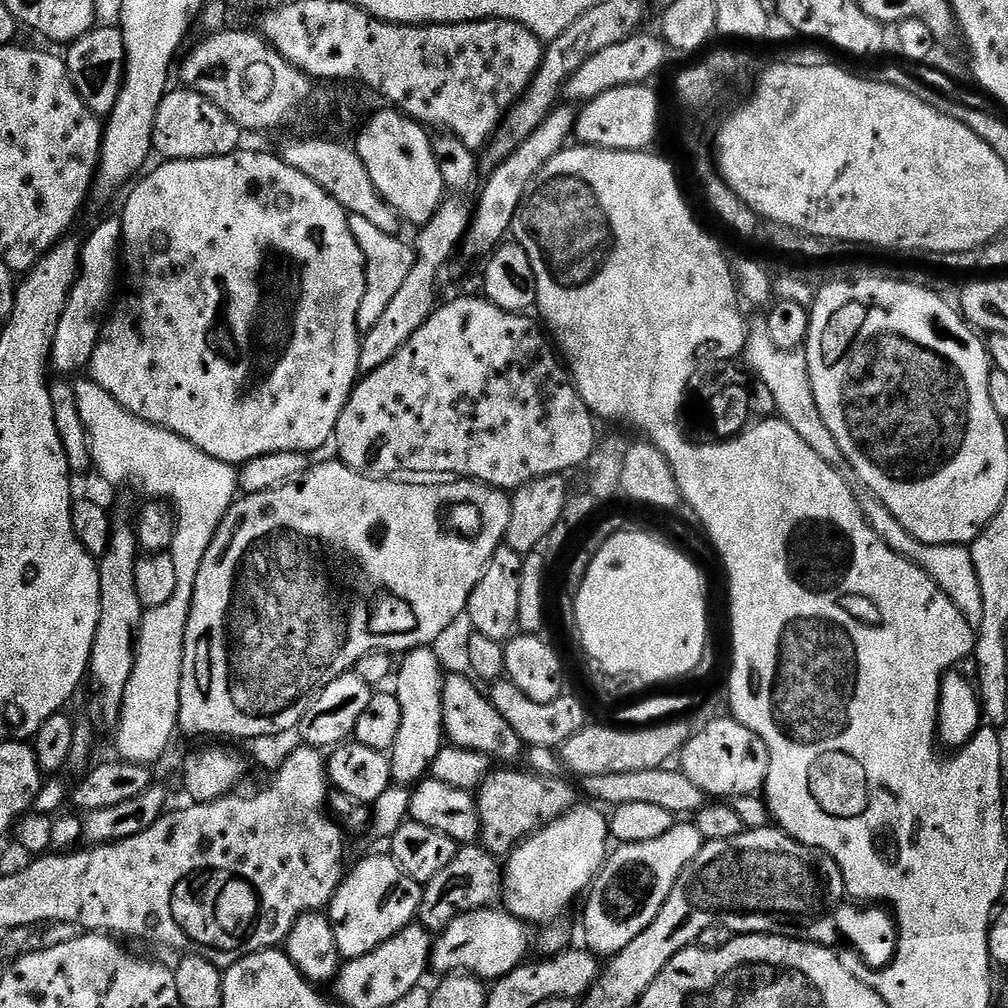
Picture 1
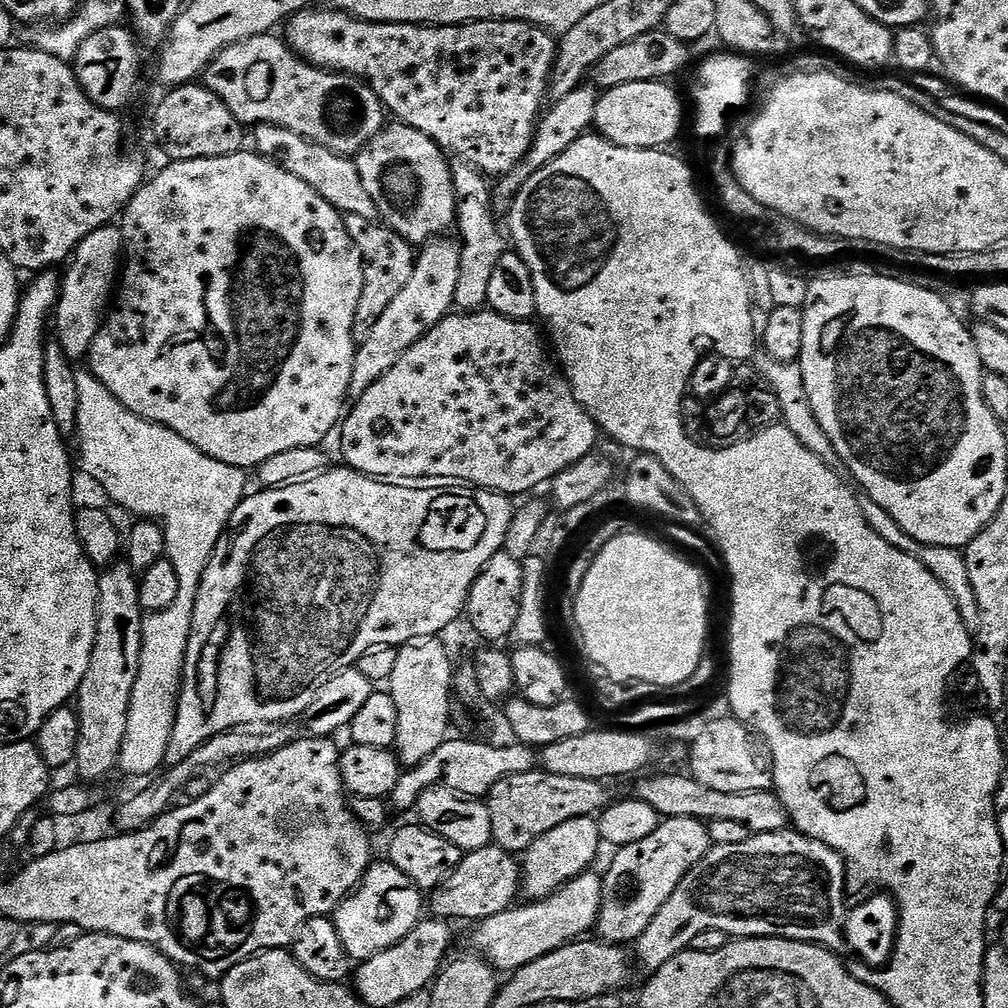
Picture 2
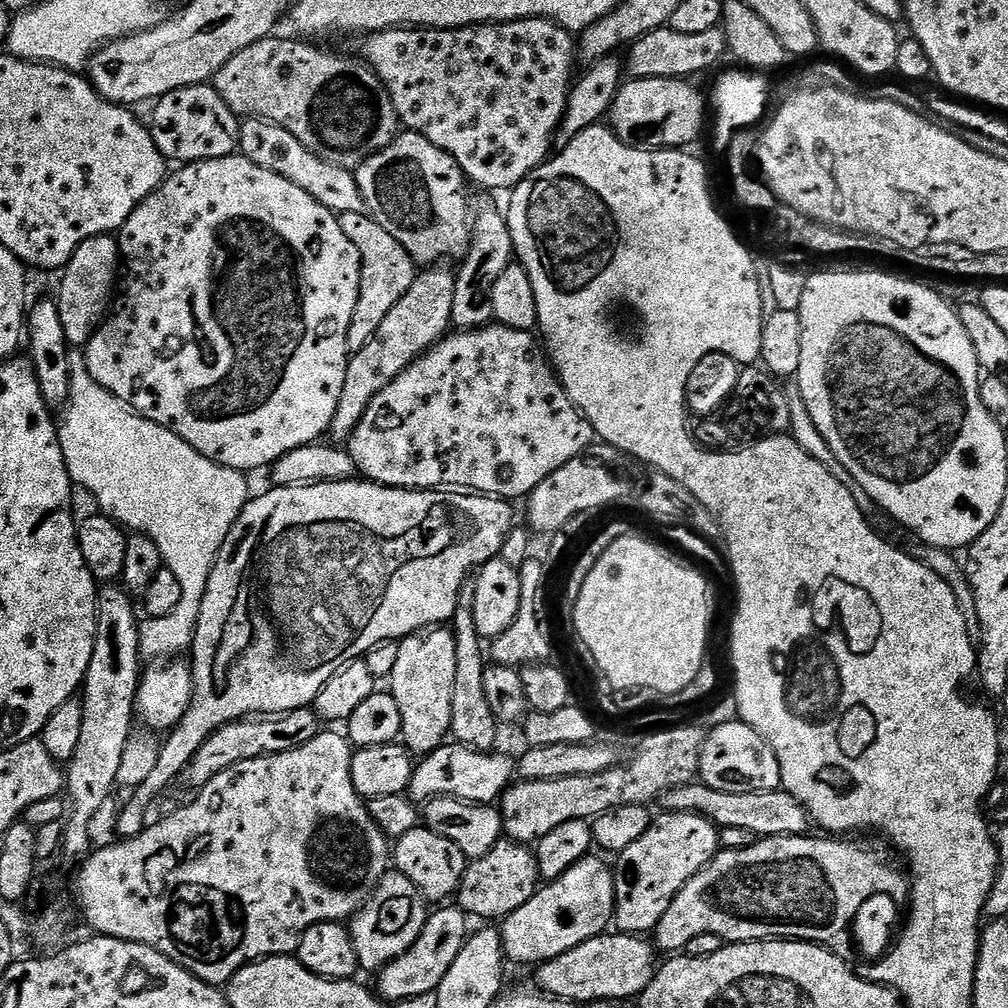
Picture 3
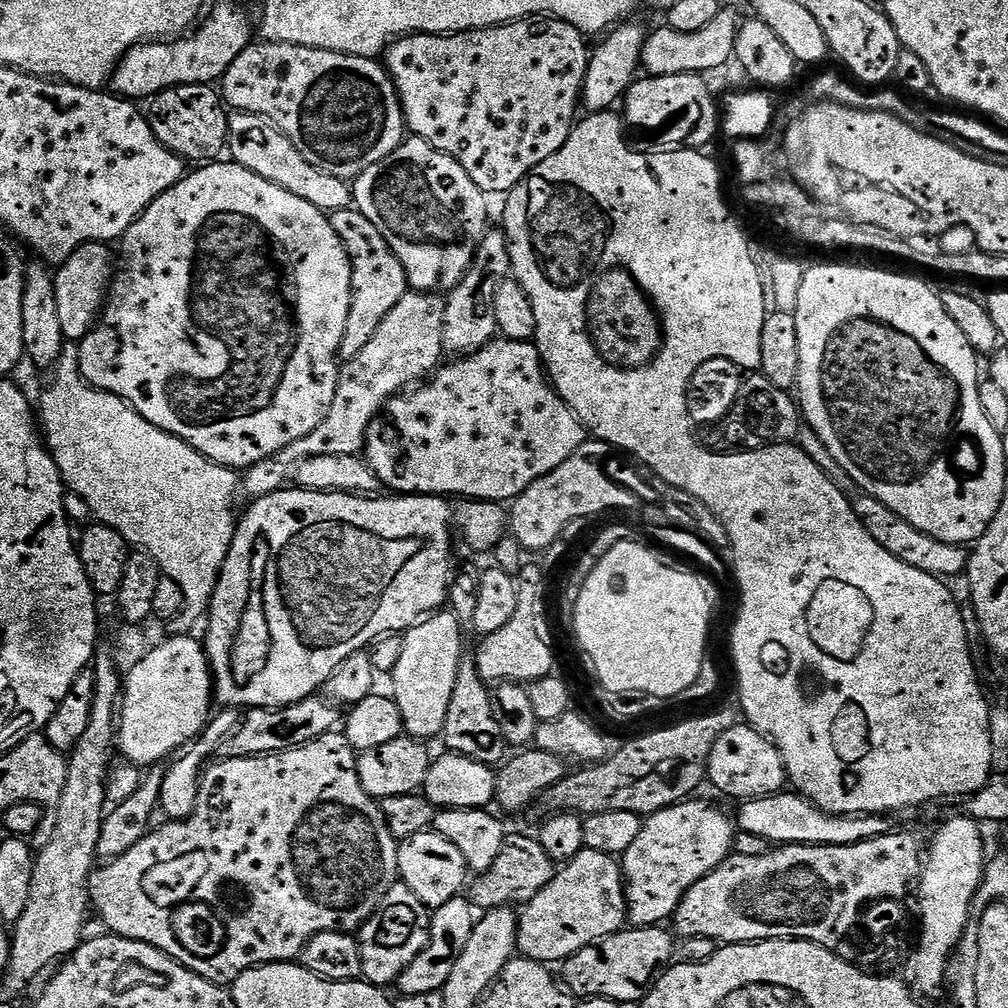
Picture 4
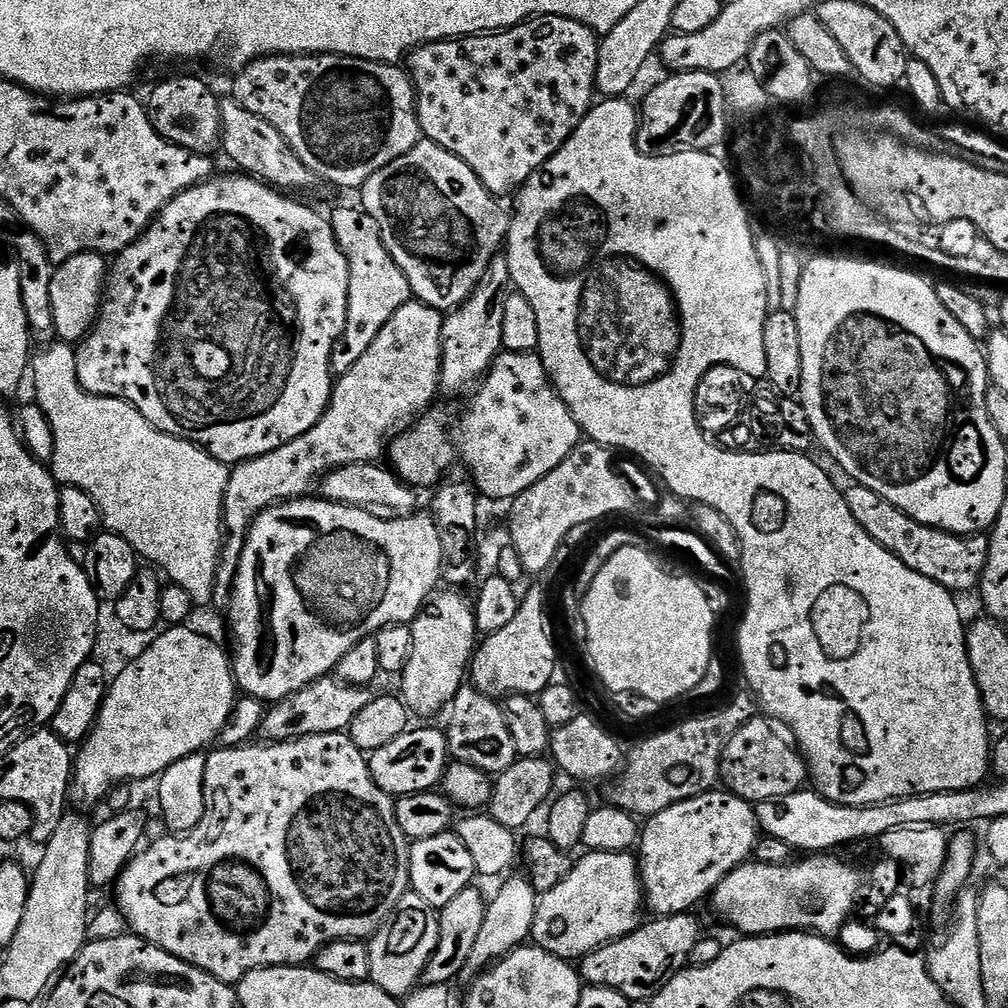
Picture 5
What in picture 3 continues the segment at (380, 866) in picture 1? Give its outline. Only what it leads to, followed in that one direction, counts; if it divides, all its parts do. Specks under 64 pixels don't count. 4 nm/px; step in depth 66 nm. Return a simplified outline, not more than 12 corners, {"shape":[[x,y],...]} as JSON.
{"shape":[[401,872],[382,877],[350,921],[376,974],[422,934],[429,905]]}

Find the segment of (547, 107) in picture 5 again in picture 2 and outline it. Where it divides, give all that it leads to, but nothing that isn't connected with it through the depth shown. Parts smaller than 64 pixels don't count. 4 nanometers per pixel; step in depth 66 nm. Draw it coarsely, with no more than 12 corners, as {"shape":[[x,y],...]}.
{"shape":[[313,6],[286,43],[489,178],[530,150],[557,37]]}

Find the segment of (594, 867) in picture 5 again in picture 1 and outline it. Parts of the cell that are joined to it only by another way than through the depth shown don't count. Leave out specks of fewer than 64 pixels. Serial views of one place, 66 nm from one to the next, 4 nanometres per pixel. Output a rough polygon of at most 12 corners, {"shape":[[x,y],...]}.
{"shape":[[489,906],[455,916],[431,971],[495,982],[525,963],[529,925]]}

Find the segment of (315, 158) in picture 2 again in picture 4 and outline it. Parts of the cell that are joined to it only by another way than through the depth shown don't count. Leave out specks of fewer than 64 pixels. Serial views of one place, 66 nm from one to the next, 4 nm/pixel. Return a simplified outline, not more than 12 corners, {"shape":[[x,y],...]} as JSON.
{"shape":[[233,111],[227,151],[326,214],[352,184],[302,158],[265,116]]}

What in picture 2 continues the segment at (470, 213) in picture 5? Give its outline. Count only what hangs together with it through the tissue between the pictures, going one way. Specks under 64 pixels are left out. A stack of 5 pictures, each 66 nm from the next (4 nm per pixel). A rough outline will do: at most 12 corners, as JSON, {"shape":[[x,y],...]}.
{"shape":[[389,123],[354,159],[380,220],[423,246],[456,224],[450,160]]}

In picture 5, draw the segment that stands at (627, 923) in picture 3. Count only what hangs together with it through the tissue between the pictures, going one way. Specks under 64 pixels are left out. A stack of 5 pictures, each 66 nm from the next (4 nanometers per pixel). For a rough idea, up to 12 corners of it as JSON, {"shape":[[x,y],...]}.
{"shape":[[703,792],[647,817],[653,917],[693,911],[753,859],[755,807]]}

